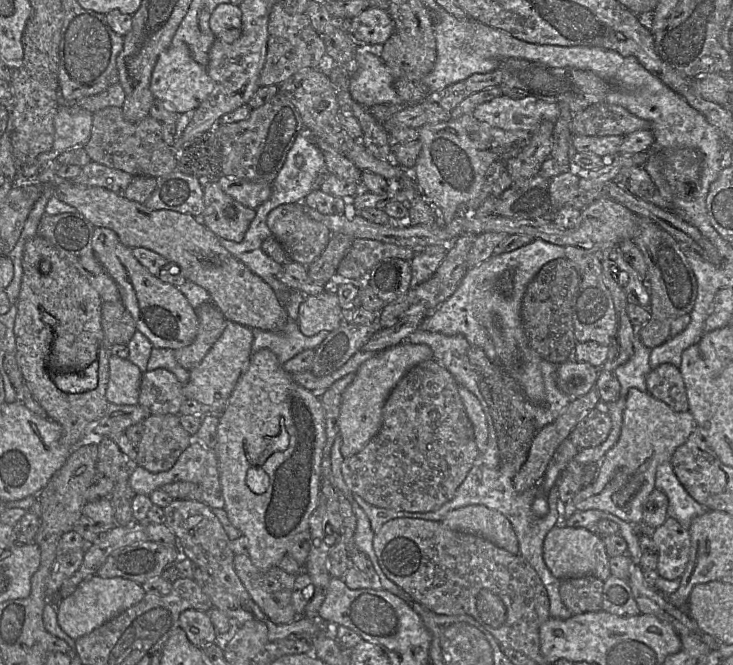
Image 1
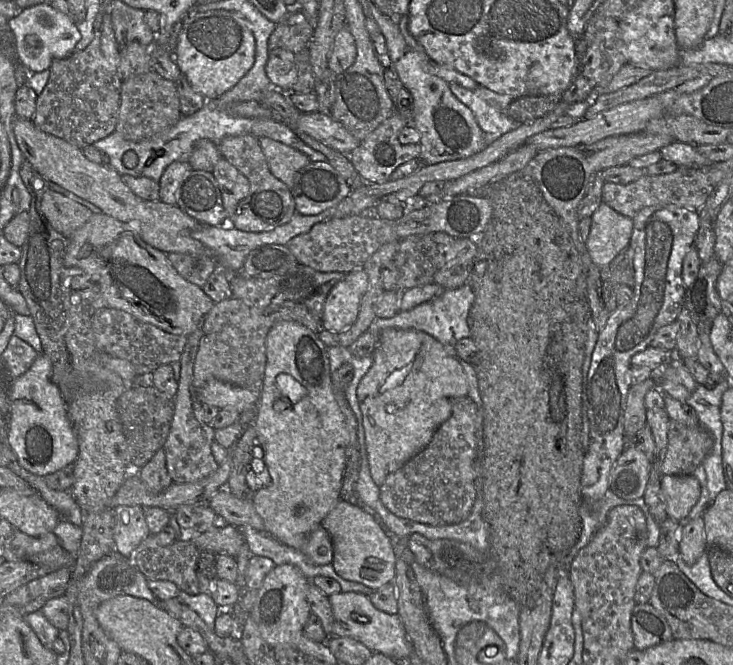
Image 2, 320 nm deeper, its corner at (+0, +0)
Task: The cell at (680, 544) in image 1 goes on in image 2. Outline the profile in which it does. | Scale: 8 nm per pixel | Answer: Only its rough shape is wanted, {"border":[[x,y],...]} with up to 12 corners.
{"border":[[702,516],[681,525],[678,553],[693,565],[706,549]]}

